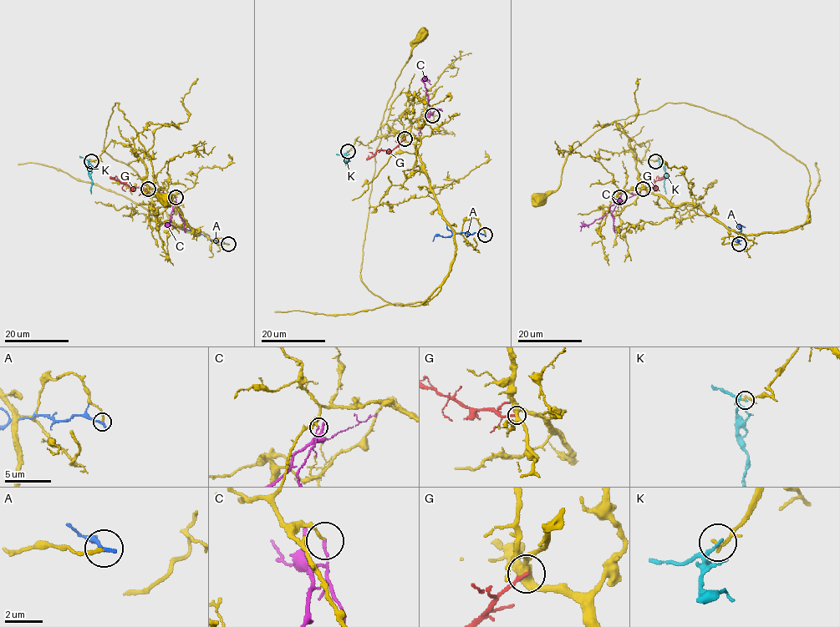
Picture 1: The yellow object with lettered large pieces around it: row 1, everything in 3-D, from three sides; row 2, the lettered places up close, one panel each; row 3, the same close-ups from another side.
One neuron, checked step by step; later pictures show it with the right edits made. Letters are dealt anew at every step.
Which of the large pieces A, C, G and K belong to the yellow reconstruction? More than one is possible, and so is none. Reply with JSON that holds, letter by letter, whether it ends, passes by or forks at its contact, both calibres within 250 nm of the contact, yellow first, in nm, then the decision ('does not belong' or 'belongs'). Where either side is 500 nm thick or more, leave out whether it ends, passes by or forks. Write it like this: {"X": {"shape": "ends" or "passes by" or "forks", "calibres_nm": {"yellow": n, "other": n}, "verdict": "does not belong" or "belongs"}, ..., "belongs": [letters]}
{"A": {"shape": "ends", "calibres_nm": {"yellow": 180, "other": 240}, "verdict": "does not belong"}, "C": {"shape": "ends", "calibres_nm": {"yellow": 140, "other": 130}, "verdict": "does not belong"}, "G": {"shape": "ends", "calibres_nm": {"yellow": 360, "other": 190}, "verdict": "does not belong"}, "K": {"shape": "passes by", "calibres_nm": {"yellow": 180, "other": 130}, "verdict": "does not belong"}, "belongs": []}

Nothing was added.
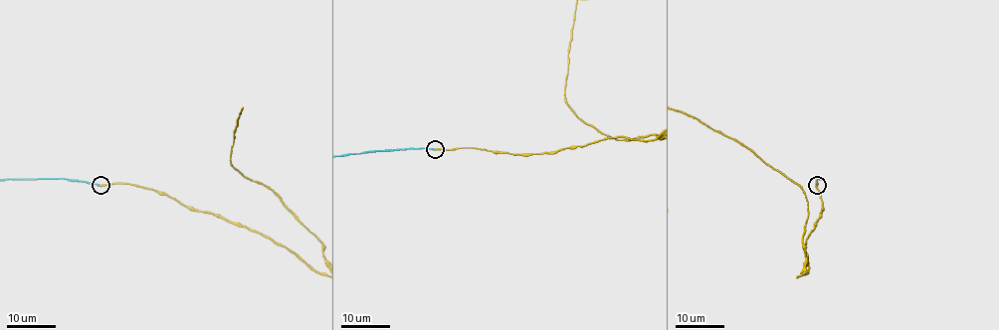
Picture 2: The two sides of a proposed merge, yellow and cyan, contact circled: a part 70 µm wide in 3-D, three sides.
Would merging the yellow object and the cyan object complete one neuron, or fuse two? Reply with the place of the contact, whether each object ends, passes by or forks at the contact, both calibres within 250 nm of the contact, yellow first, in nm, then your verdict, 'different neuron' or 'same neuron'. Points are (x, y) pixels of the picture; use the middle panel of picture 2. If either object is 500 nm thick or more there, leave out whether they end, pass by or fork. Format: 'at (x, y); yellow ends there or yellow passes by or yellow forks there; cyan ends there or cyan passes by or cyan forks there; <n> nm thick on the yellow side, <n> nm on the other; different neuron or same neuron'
at (435, 149); yellow ends there; cyan ends there; 240 nm thick on the yellow side, 200 nm on the other; same neuron

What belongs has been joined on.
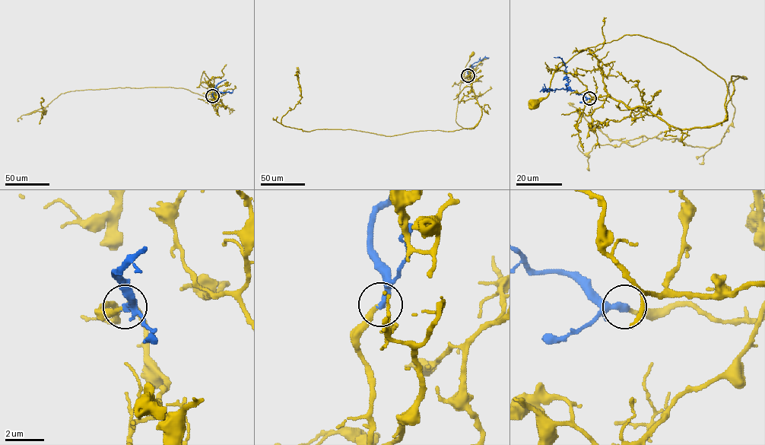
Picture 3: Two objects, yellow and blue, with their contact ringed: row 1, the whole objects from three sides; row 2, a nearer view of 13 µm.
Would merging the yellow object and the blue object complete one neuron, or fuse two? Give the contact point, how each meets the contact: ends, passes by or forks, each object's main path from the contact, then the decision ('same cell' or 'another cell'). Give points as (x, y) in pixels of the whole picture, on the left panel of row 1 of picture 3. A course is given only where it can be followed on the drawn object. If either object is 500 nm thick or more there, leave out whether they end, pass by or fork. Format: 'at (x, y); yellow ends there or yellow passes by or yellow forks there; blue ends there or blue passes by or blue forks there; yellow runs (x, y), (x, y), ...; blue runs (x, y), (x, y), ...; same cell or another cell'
at (212, 96); yellow ends there; blue ends there; yellow runs (212, 96), (219, 99), (226, 107), (218, 103), (217, 99), (200, 84), (203, 71), (217, 97); blue runs (212, 96), (214, 92), (232, 93), (233, 90); same cell

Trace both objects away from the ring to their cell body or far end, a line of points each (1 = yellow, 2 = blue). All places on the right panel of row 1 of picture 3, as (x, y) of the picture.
1: (589, 98), (608, 95), (691, 129), (725, 119), (727, 86), (668, 45), (623, 35), (575, 54), (534, 103)
2: (589, 98), (566, 89), (544, 90), (544, 84)

